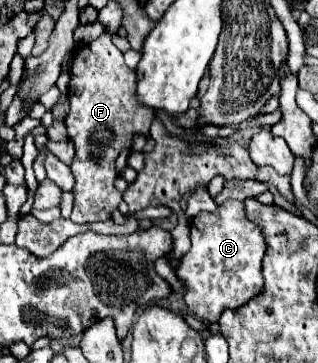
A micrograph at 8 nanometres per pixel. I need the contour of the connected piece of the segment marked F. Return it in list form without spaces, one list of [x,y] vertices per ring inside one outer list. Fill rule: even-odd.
[[[103,34],[89,44],[81,44],[73,56],[69,86],[71,110],[65,118],[65,126],[77,150],[71,164],[77,180],[73,190],[75,206],[71,220],[77,224],[111,218],[111,212],[121,202],[121,192],[115,190],[113,180],[121,176],[127,166],[133,136],[149,134],[155,114],[151,108],[137,104],[135,82],[135,72],[127,68],[121,50],[111,42],[109,34]]]

